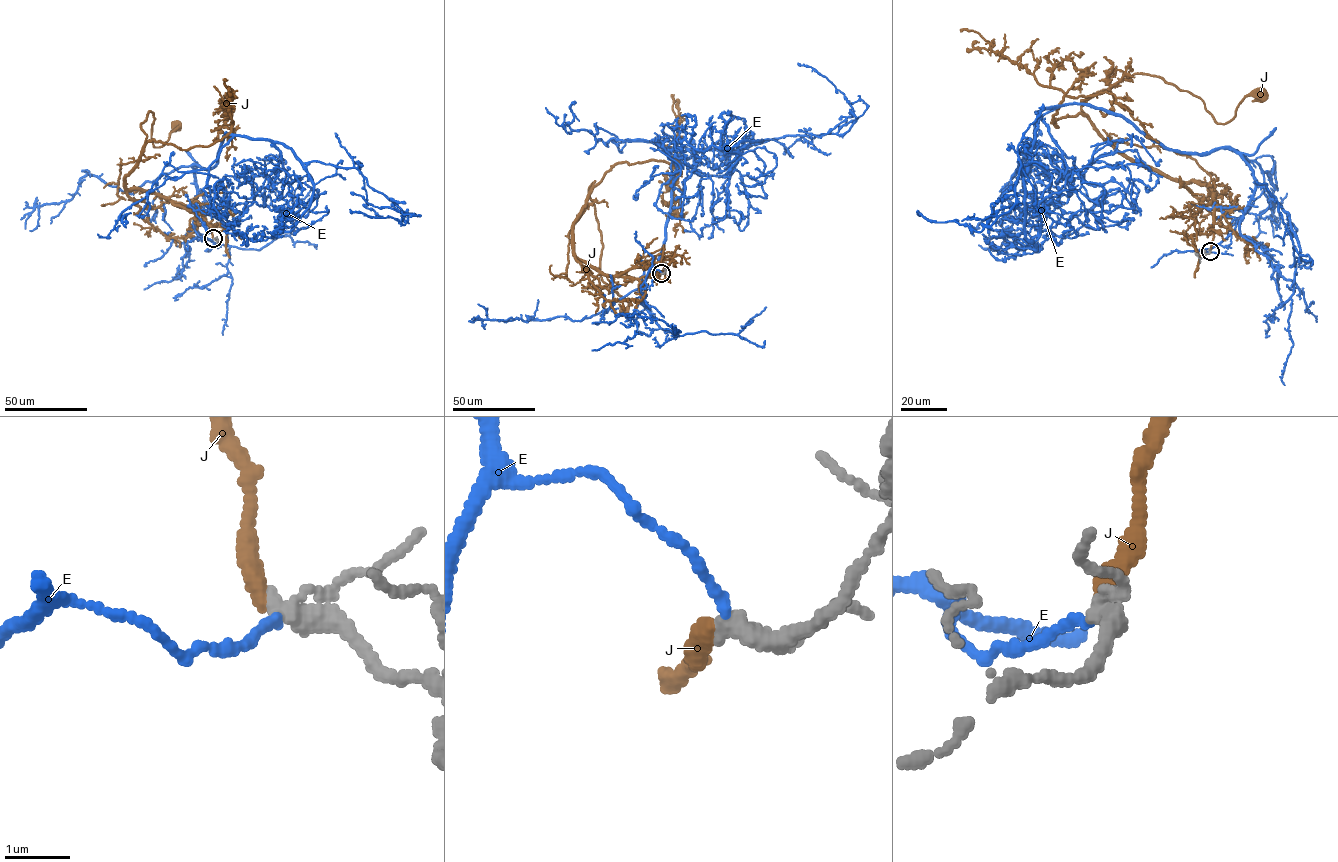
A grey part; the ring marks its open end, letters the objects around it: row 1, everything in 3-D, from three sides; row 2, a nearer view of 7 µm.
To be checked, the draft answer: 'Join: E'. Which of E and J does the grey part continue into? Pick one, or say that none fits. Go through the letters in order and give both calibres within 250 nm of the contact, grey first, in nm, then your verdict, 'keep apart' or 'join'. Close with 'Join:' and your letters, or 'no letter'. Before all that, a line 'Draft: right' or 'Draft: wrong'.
Draft: wrong
E: 280 nm thick on the grey side, 120 nm on the other; keep apart
J: 280 nm thick on the grey side, 320 nm on the other; join
Join: J

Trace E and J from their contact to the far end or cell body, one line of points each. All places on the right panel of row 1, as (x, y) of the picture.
E: (1209, 252), (1255, 186), (1231, 149), (1045, 108), (1024, 187), (1038, 251), (1000, 197), (1017, 169), (1042, 175)
J: (1209, 251), (1210, 189), (1134, 163), (1081, 107), (1143, 73), (1198, 96), (1218, 123), (1243, 98), (1263, 96)

